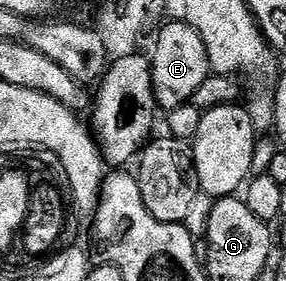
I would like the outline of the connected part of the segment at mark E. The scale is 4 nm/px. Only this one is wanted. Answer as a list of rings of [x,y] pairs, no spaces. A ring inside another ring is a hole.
[[[167,22],[155,40],[155,49],[149,52],[149,59],[155,102],[165,112],[177,109],[194,99],[201,82],[212,75],[207,47],[205,42],[201,42],[201,34],[197,34],[193,26]]]

